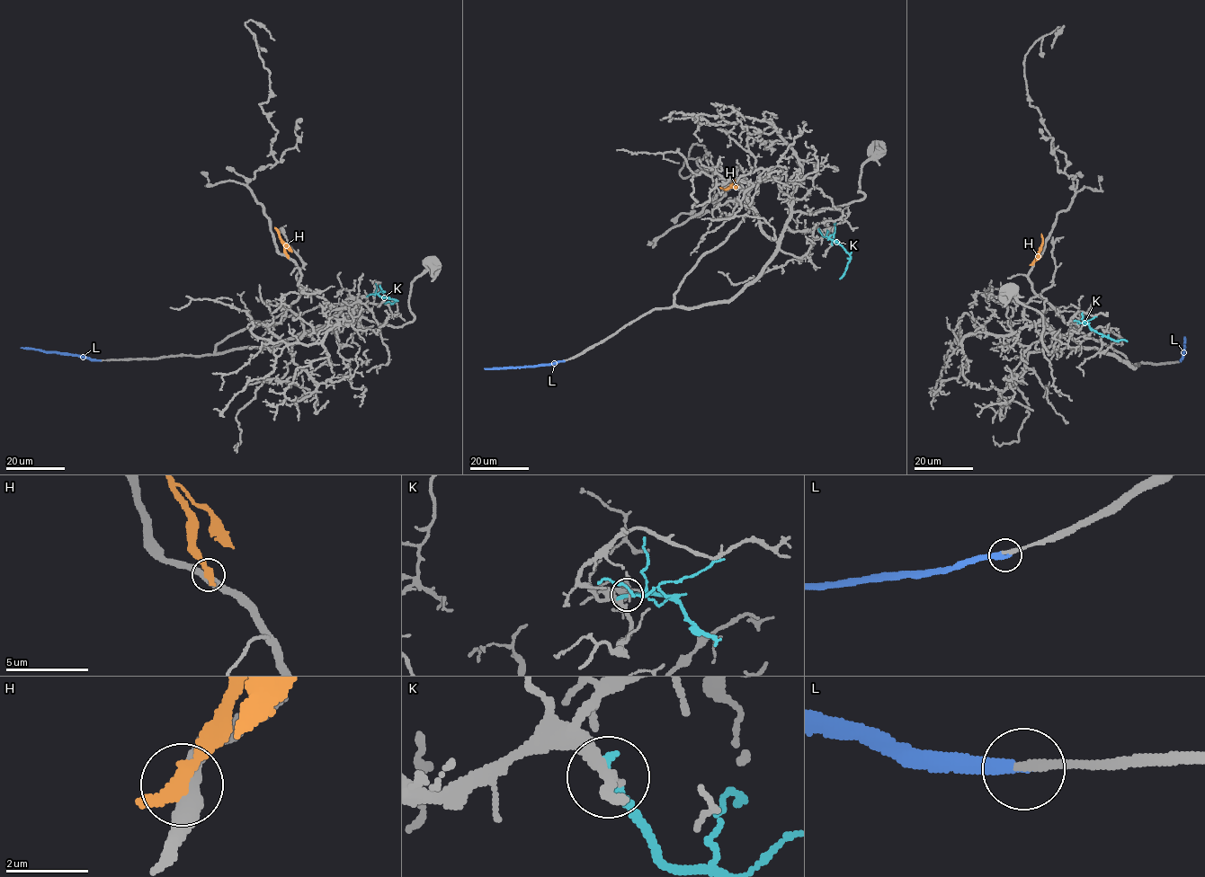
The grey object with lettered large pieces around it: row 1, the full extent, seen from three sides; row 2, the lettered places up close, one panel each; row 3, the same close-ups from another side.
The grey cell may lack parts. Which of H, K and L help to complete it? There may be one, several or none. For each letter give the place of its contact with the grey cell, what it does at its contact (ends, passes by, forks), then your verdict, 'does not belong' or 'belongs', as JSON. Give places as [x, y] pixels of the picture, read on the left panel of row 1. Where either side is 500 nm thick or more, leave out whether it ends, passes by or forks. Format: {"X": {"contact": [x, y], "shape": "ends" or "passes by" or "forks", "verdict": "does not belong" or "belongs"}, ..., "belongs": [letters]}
{"H": {"contact": [288, 256], "shape": "ends", "verdict": "does not belong"}, "K": {"contact": [367, 296], "shape": "ends", "verdict": "does not belong"}, "L": {"contact": [100, 360], "shape": "ends", "verdict": "belongs"}, "belongs": ["L"]}

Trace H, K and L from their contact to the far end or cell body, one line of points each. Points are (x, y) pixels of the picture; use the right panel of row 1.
H: (1032, 263), (1040, 250), (1041, 234)
K: (1078, 323), (1085, 323), (1115, 341), (1127, 341)
L: (1180, 361), (1184, 349), (1184, 336)

